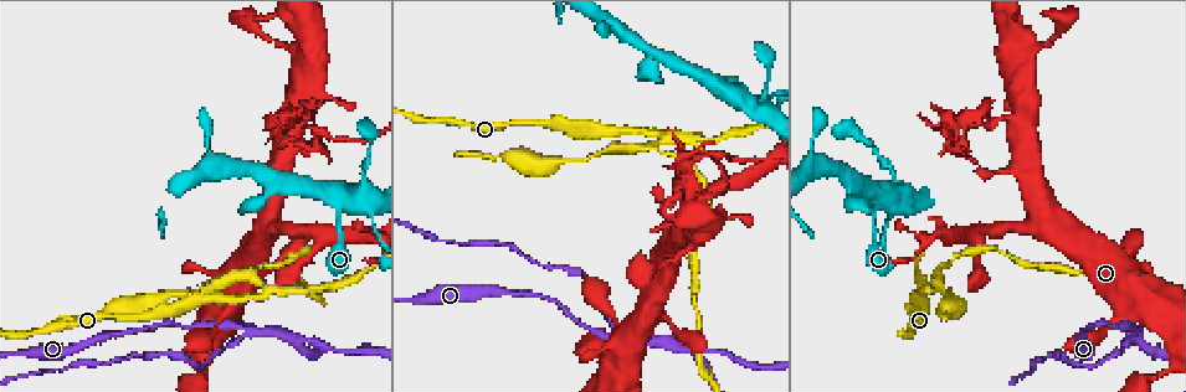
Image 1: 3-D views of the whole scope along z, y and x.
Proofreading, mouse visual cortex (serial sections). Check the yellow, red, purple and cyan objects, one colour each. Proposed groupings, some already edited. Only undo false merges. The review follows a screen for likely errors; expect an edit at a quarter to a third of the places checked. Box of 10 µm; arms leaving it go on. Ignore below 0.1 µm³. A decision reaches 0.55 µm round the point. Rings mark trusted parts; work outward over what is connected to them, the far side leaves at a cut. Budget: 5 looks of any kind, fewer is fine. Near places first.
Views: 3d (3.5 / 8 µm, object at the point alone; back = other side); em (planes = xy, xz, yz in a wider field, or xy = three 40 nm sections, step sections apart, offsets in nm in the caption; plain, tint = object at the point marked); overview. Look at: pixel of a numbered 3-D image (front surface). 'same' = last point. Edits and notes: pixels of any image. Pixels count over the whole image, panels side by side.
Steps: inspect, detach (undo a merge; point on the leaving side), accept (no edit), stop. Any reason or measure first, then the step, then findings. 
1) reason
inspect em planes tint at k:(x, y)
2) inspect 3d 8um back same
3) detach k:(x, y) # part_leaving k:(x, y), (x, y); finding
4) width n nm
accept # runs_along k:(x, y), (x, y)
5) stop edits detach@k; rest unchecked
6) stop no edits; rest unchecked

sharp bend
inspect 3d 3.5um back at 1:(1132, 334)

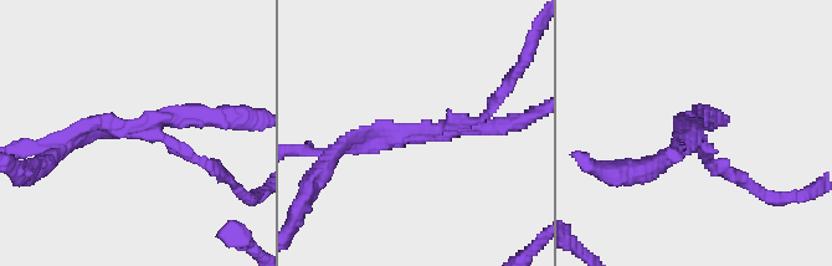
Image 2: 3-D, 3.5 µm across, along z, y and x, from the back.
arms 3; arm_widths 150, 200, 250 nm
inspect em xy step 2 tint at 2:(157, 124)

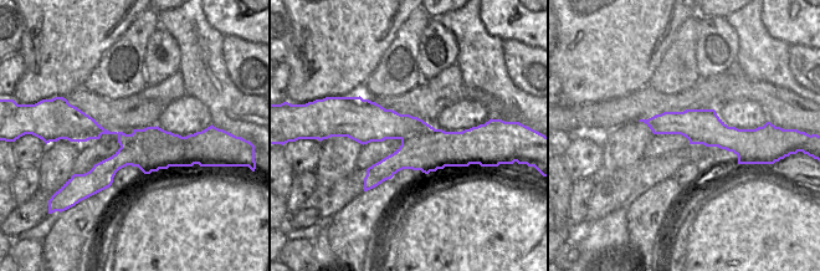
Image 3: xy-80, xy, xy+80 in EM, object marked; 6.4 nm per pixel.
width 300 nm
detach 2:(635, 177) # border 3:(431, 127), (421, 133), (401, 139); two cells meet here

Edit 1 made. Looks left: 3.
see it whole again
inspect overview

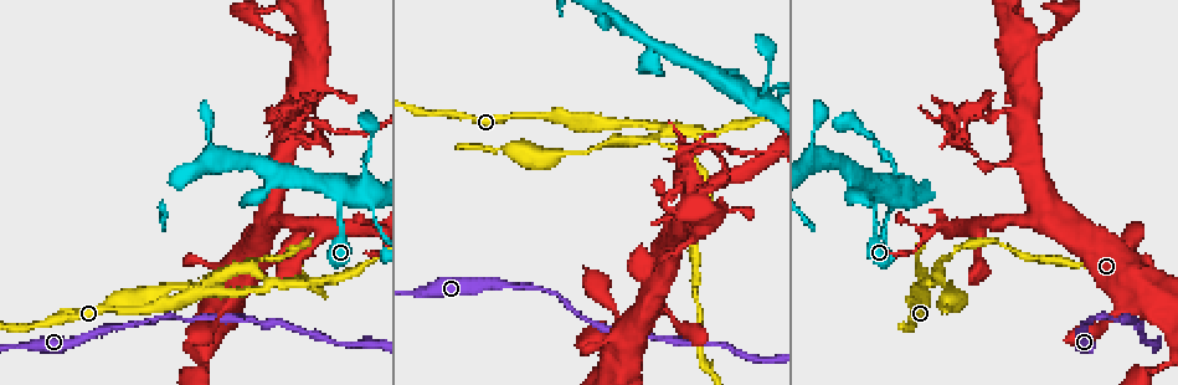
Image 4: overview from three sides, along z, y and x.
small branch off a trunk
inspect 3d 3.5um at 4:(726, 82)

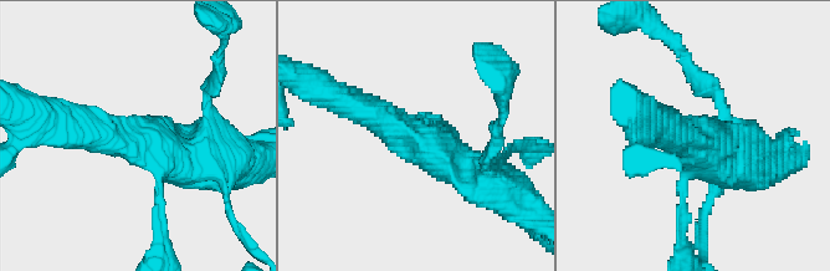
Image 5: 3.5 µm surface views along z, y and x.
arms 3; arm_widths 100, 400, 500 nm; shape alone is not enough
inspect em xy step 1 tint at 5:(411, 138)

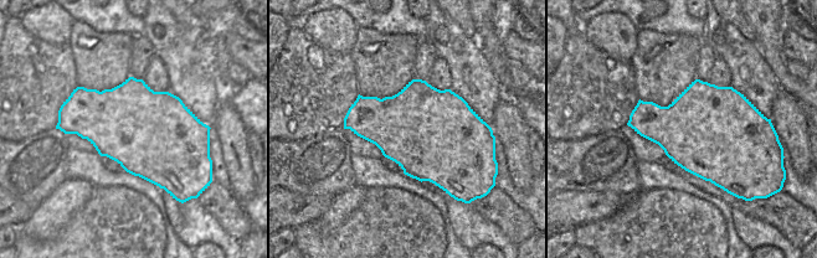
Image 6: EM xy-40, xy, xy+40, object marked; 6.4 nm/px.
accept # runs_along 5:(159, 206), (159, 160), (141, 142), (63, 123); continuous, no second cell

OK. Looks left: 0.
stop edits detach@2; rest unchecked

